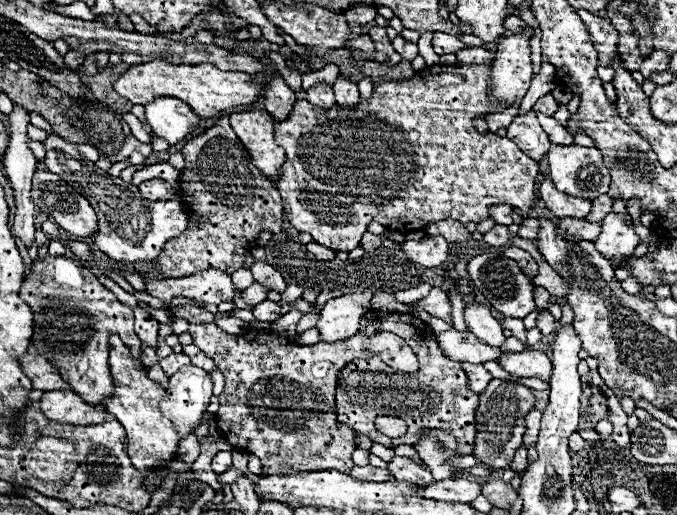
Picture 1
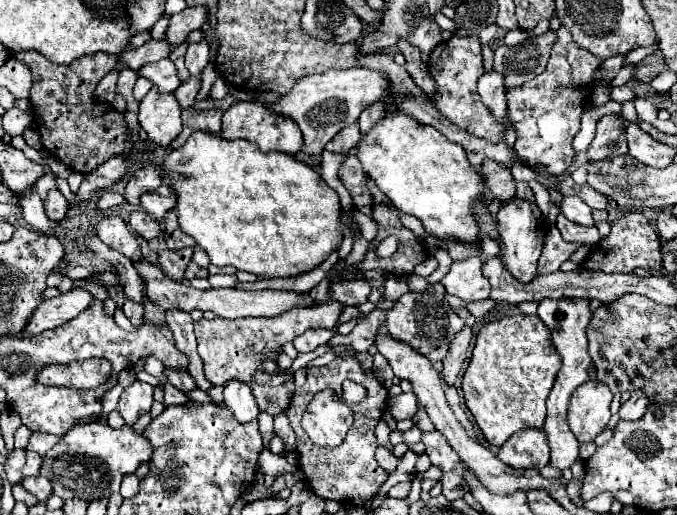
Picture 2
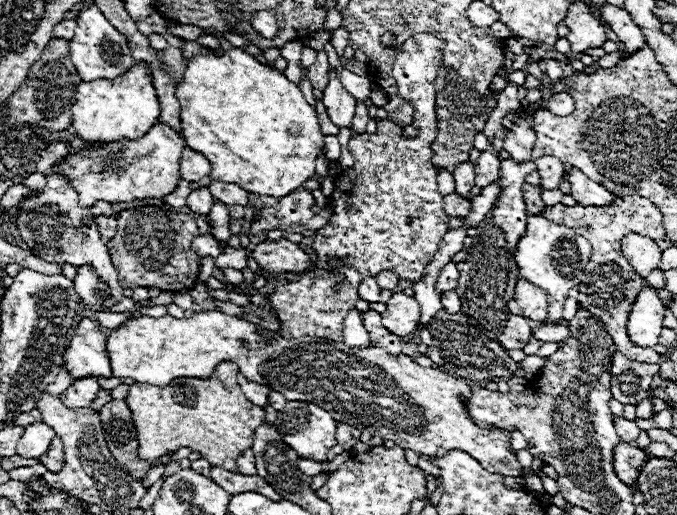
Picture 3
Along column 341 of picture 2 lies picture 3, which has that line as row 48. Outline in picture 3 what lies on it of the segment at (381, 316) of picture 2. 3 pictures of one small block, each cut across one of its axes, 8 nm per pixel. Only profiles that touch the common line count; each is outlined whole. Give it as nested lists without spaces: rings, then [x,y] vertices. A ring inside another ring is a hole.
[[[336,28],[334,30],[334,34],[332,34],[332,46],[334,46],[334,50],[336,50],[338,56],[344,54],[344,48],[348,46],[348,36],[350,36],[350,32],[346,28]]]

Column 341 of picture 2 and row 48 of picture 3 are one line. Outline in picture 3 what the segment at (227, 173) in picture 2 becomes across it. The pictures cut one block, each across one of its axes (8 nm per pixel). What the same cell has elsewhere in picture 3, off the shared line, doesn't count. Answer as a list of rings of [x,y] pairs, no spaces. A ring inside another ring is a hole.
[[[228,48],[222,56],[198,54],[188,58],[184,76],[176,84],[176,98],[182,112],[182,136],[186,138],[188,148],[210,160],[212,180],[234,182],[246,192],[282,198],[316,172],[314,166],[318,152],[324,146],[324,136],[314,108],[304,100],[300,88],[284,76],[284,72],[260,64],[256,56],[248,54],[244,48]]]

